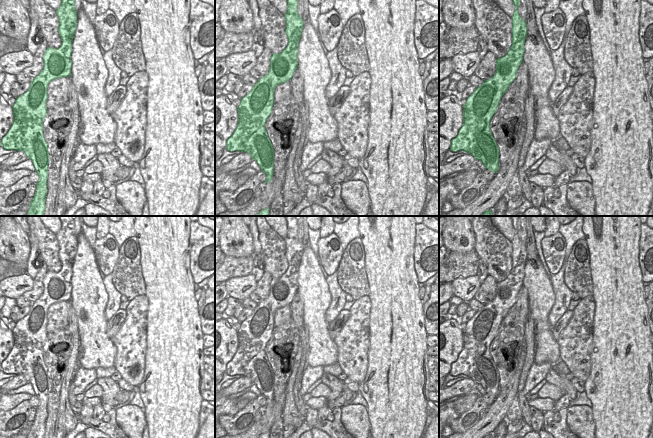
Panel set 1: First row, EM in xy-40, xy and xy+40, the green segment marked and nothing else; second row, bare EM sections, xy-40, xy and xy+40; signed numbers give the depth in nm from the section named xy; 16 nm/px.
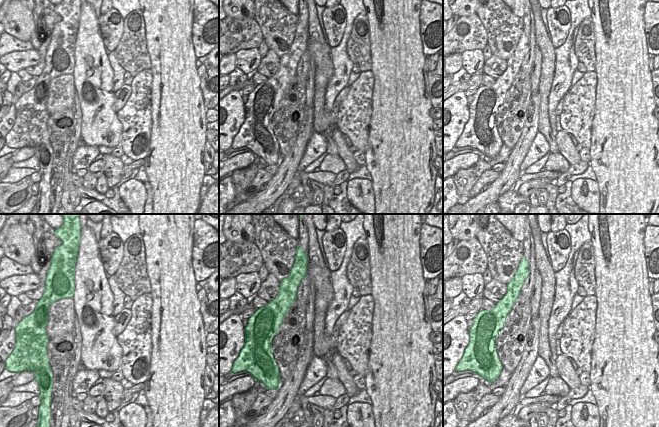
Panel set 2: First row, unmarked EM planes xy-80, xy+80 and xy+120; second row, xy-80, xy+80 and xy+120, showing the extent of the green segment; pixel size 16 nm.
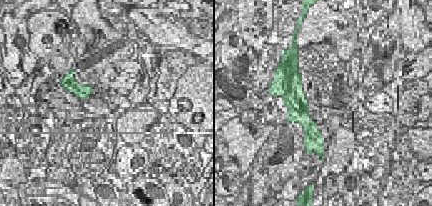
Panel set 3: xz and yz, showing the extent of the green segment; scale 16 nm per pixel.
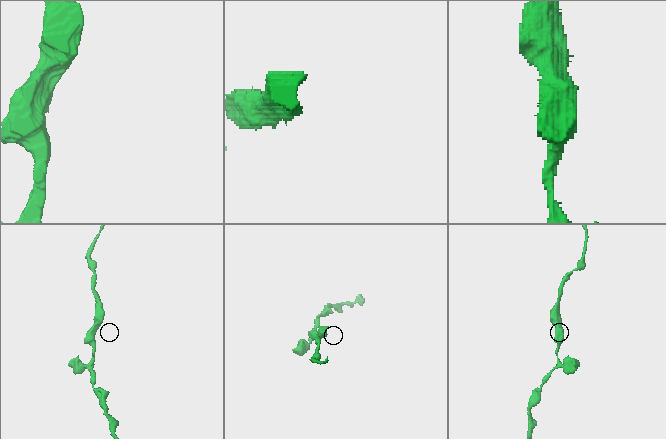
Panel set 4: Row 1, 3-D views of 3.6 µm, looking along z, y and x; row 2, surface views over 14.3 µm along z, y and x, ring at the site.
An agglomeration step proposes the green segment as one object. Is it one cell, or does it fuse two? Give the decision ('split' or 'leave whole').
leave whole

